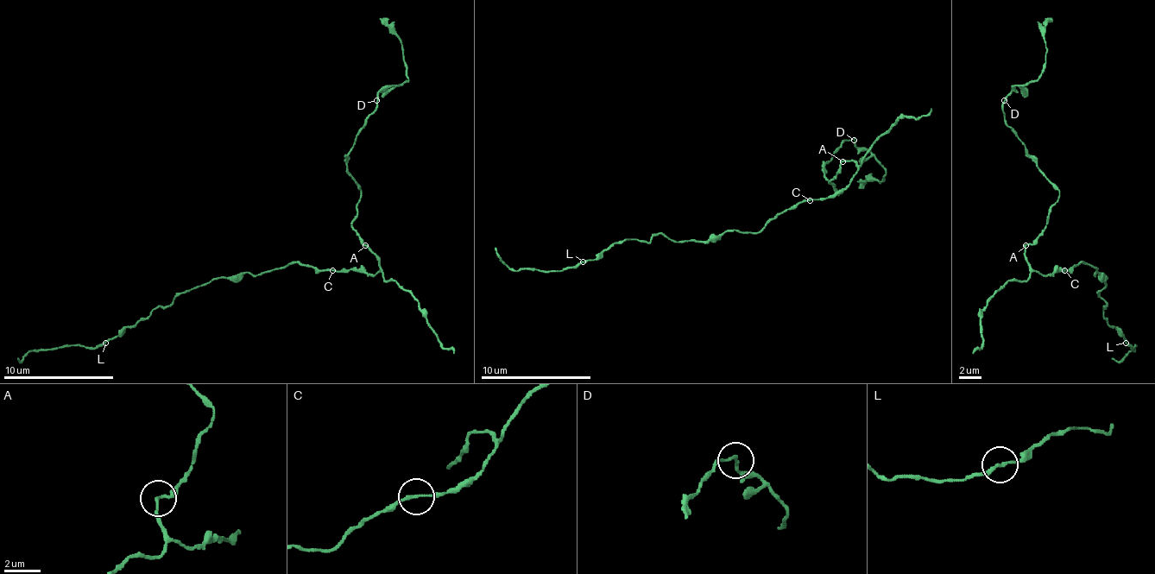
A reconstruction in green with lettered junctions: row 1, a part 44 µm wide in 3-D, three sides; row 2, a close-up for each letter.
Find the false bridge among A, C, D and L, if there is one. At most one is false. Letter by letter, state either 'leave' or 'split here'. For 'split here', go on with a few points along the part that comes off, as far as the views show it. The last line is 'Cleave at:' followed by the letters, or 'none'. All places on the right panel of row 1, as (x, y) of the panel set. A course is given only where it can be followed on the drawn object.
A: leave
C: leave
D: leave
L: leave
Cleave at: none

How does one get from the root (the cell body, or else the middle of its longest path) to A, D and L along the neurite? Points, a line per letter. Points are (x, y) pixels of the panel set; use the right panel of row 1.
A: (1064, 270), (1053, 270), (1042, 275), (1031, 268), (1025, 256), (1025, 245)
D: (1064, 270), (1042, 275), (1025, 256), (1025, 245), (1042, 231), (1058, 191), (1006, 124), (1004, 99)
L: (1064, 270), (1086, 261), (1097, 270), (1095, 275), (1105, 278), (1097, 292), (1105, 303), (1102, 314), (1125, 342)

